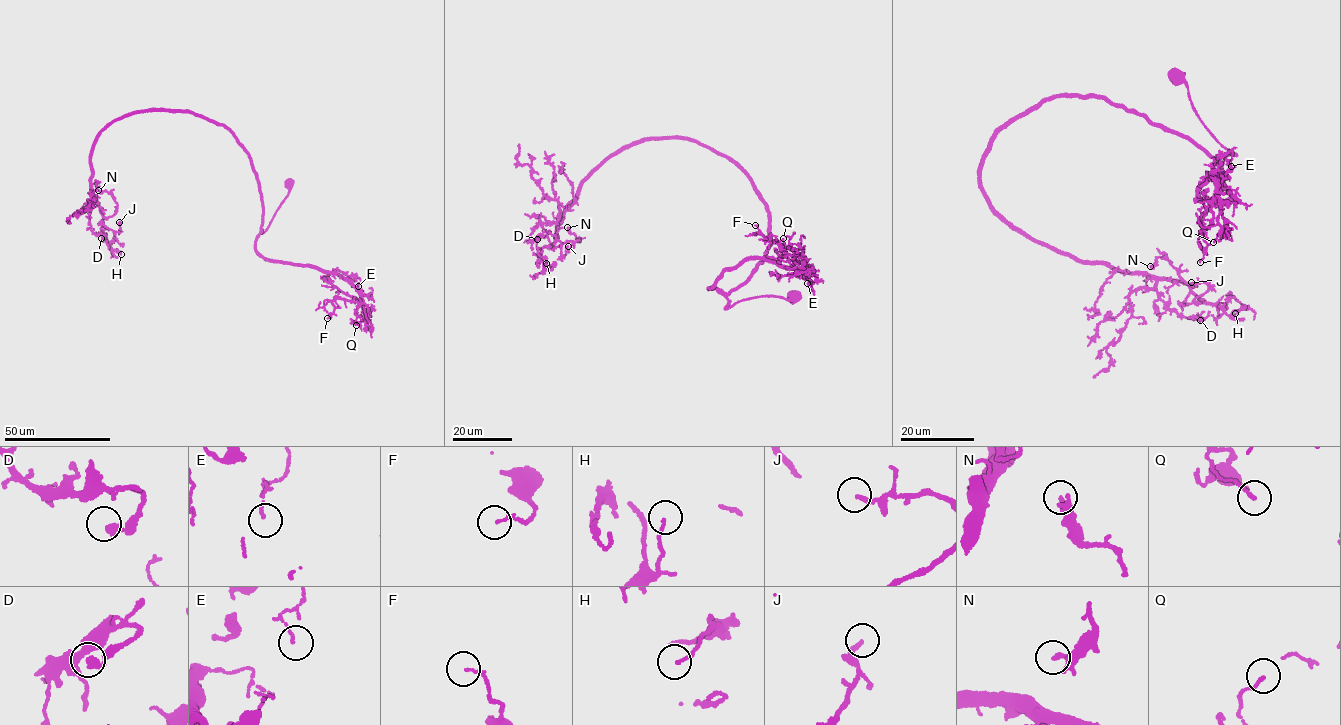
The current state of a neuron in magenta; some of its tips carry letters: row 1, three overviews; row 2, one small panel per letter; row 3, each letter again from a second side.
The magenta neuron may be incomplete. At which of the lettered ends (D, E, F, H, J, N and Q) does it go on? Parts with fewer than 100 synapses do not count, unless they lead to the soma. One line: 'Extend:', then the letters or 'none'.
Extend: none

